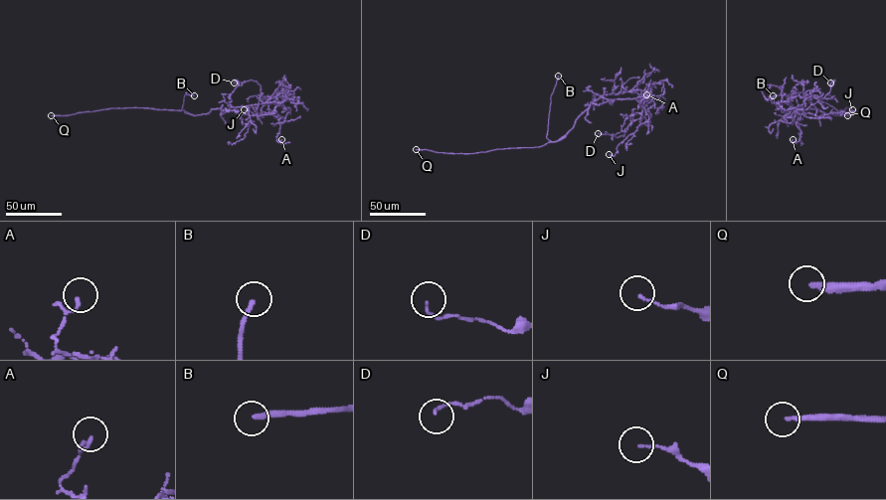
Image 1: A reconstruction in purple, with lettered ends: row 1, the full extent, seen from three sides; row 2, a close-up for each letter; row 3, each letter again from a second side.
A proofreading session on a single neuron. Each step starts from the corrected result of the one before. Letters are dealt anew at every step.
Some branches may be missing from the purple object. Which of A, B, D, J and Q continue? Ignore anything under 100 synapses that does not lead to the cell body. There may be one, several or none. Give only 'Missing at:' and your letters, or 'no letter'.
Missing at: B, Q

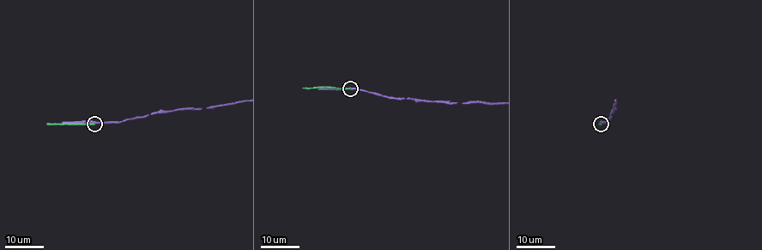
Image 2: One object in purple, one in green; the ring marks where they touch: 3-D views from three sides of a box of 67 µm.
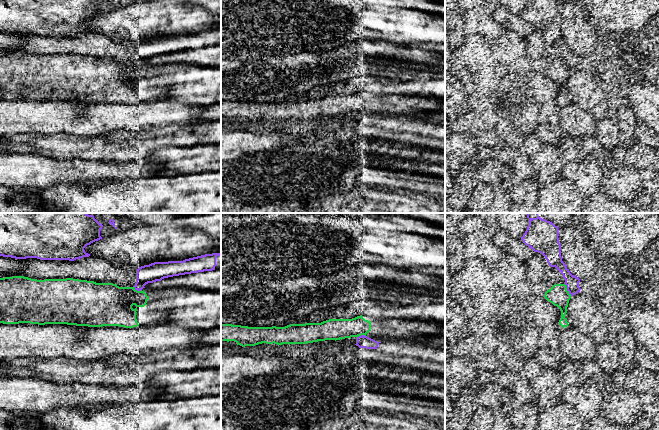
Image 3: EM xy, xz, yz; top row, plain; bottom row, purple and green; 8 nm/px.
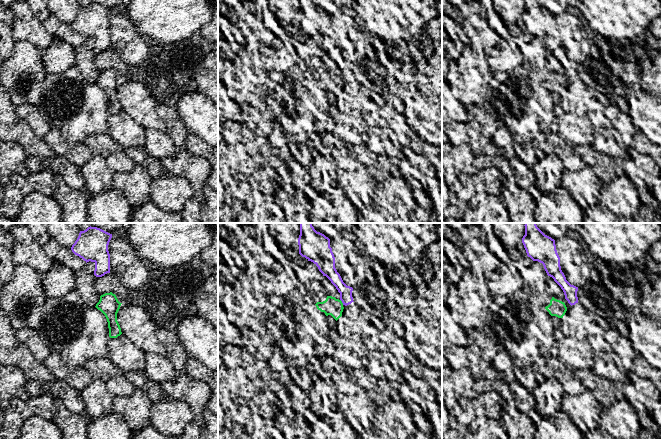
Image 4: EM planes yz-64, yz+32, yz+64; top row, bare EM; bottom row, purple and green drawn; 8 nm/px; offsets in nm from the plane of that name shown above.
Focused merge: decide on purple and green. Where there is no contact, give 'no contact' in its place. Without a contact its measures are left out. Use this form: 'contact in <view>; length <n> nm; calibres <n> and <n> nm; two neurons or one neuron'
contact in yz; length 120 nm; calibres 110 and 160 nm; two neurons

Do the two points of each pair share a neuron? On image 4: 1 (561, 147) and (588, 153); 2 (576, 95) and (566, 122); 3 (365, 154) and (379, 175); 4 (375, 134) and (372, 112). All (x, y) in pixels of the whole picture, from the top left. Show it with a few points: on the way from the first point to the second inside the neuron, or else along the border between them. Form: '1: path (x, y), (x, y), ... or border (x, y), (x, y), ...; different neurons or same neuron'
1: border (572, 147), (572, 150), (585, 164); different neurons
2: border (569, 112), (584, 117), (590, 123); different neurons
3: path (369, 159), (379, 170); same neuron
4: border (382, 127), (373, 127), (369, 130); different neurons

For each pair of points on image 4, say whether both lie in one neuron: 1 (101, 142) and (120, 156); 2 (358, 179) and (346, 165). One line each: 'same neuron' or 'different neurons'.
1: same neuron
2: different neurons

